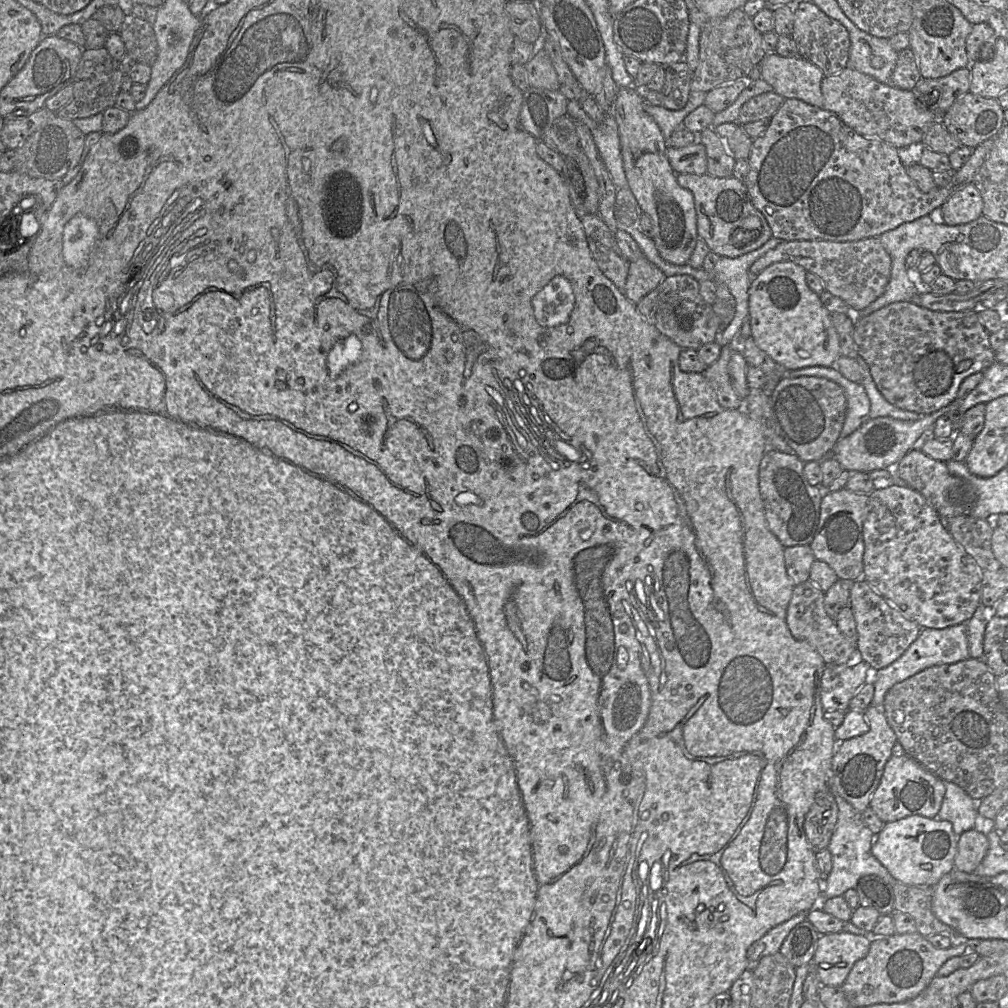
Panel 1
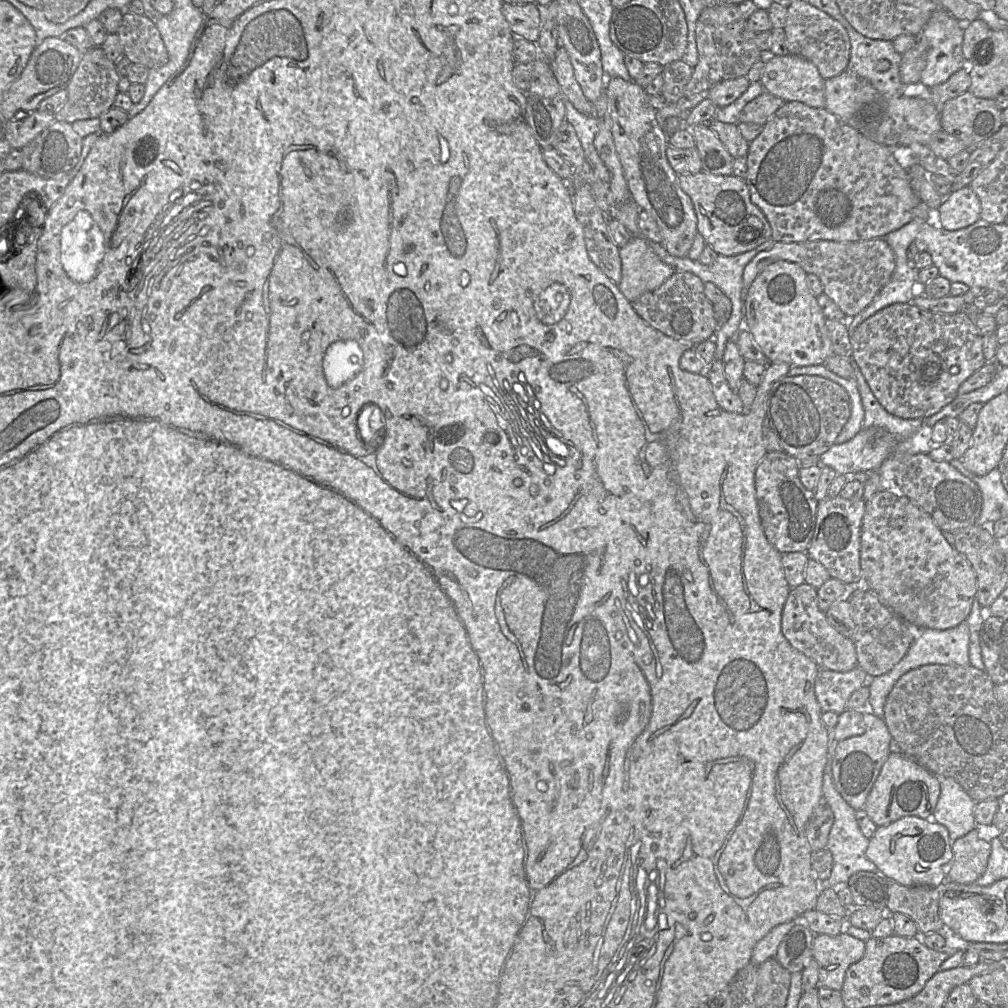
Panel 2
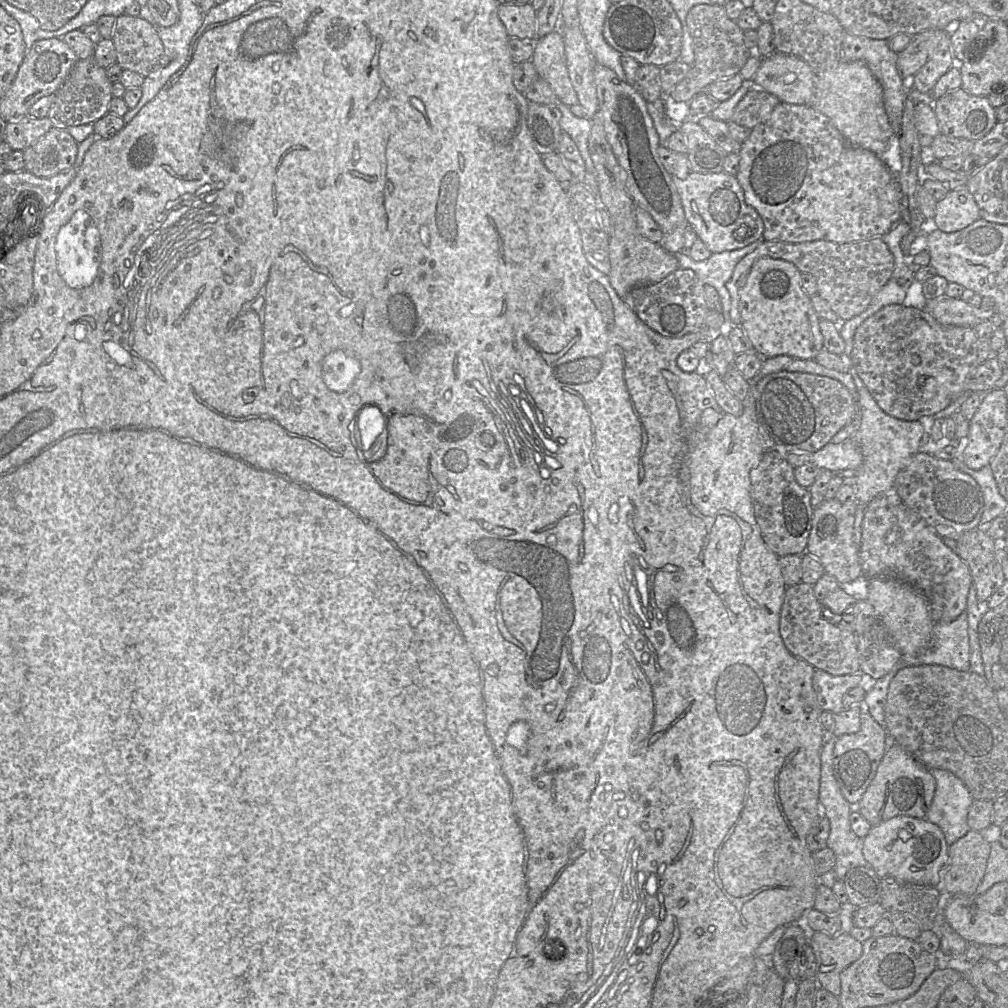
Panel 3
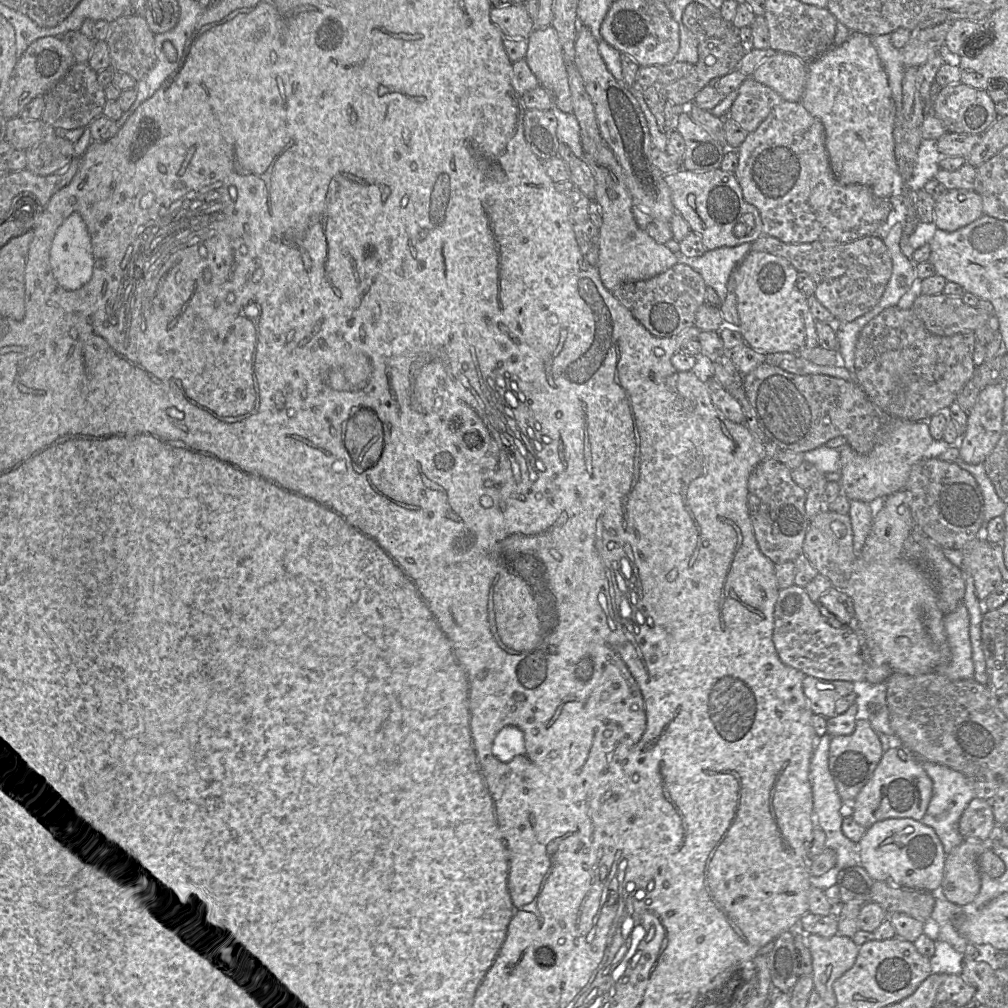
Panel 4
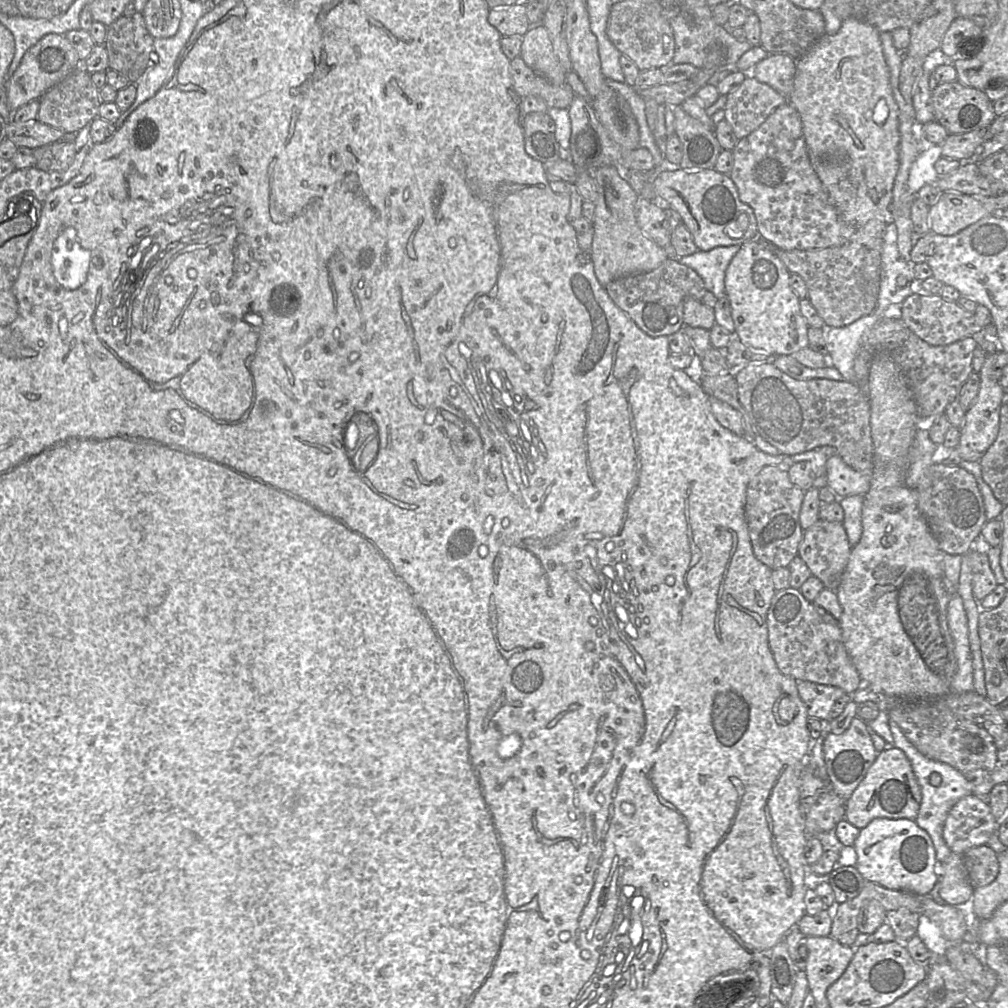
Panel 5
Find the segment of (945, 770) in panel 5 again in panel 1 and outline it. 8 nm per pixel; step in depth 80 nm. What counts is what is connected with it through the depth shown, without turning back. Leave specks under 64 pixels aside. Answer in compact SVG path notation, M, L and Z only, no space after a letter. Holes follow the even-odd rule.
M945 782L945 795L937 818L949 821L957 836L965 831L981 826L986 827L989 824L979 817L978 802L952 782Z

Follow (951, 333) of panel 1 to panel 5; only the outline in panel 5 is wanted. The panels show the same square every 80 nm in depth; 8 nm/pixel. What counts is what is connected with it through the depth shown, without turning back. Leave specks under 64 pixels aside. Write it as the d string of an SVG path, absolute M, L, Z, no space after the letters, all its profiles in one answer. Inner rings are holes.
M882 317L862 336L854 362L854 383L865 393L869 369L876 355L888 355L898 366L917 406L920 418L938 416L954 401L974 371L972 359L977 342L968 336L948 345L933 346L915 335L901 319Z

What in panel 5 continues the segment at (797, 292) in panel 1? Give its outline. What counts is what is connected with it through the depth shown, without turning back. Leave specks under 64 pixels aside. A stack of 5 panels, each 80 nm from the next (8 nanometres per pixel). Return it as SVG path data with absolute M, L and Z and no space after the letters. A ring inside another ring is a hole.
M762 238L741 245L725 272L725 291L729 299L736 337L748 348L766 355L792 355L808 347L809 326L800 311L800 299L789 284L790 273L774 254L774 248Z

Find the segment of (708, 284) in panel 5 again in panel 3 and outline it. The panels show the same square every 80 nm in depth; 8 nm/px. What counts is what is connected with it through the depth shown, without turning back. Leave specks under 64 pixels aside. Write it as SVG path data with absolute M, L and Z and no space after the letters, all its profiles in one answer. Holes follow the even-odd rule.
M760 238L758 241L738 250L712 253L709 258L703 261L695 261L683 251L674 254L678 260L679 268L693 270L704 285L710 285L718 292L725 319L725 324L719 331L719 335L726 338L728 338L728 334L732 328L740 327L732 326L729 320L731 299L727 283L731 280L737 263L744 256L754 251L763 241L765 240Z

